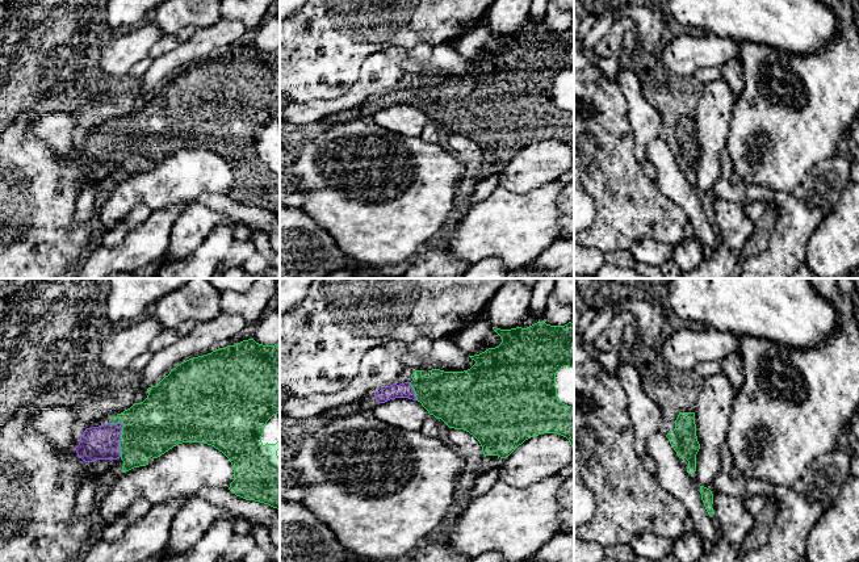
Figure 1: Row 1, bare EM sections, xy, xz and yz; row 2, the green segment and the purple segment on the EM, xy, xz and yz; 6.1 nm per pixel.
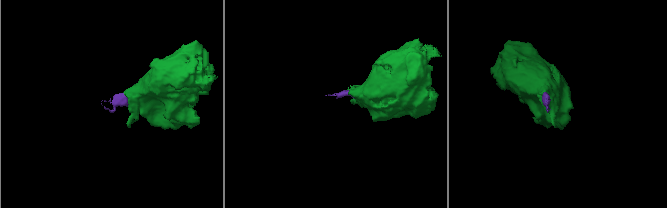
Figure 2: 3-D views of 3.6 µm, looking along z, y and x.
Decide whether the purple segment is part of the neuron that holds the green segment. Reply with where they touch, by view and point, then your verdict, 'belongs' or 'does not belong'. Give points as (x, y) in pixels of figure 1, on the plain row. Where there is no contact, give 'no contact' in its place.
meets green in xy at (121, 141); belongs

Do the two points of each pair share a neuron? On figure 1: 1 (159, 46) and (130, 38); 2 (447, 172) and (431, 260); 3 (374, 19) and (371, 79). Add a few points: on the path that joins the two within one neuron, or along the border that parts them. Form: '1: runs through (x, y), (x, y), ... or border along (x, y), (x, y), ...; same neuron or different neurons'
1: border along (163, 34), (147, 55); different neurons
2: border along (423, 247), (406, 264); different neurons
3: border along (402, 46), (374, 50), (364, 61), (356, 80); different neurons

